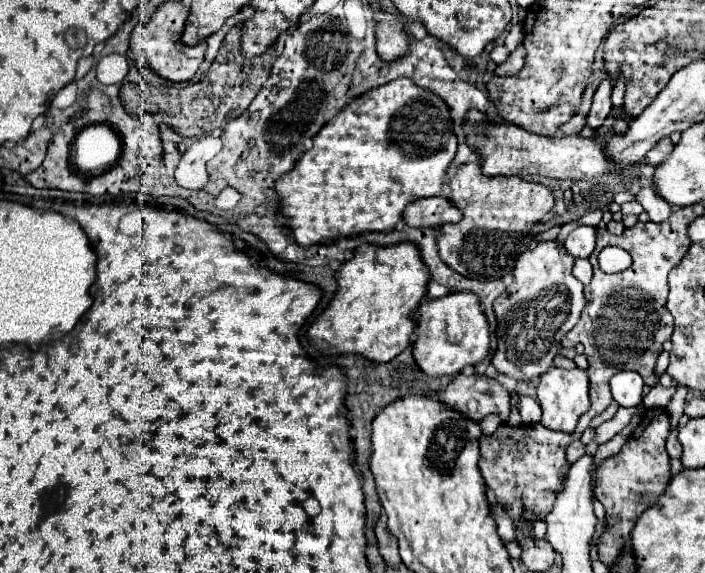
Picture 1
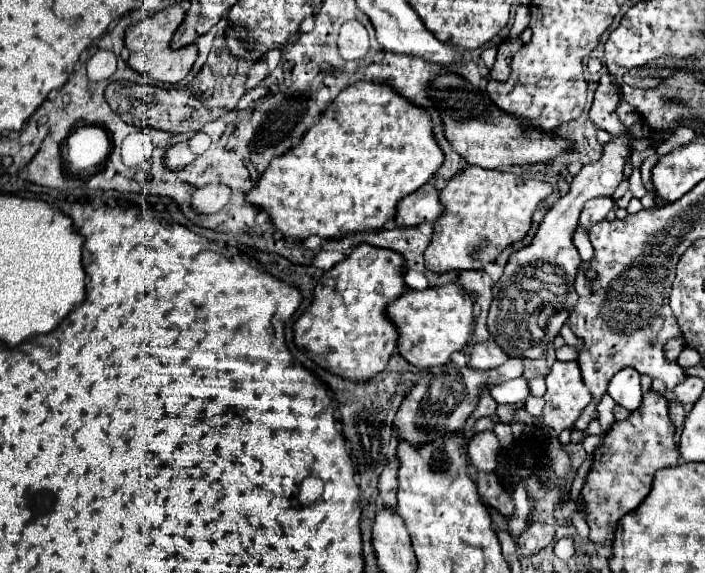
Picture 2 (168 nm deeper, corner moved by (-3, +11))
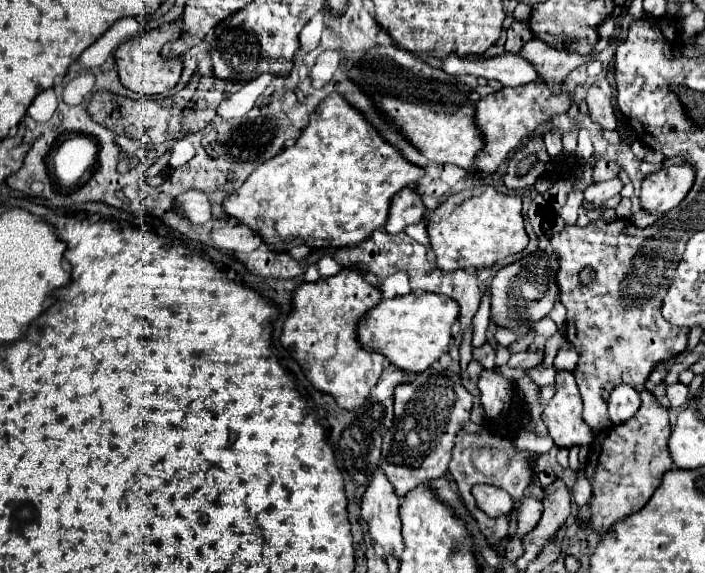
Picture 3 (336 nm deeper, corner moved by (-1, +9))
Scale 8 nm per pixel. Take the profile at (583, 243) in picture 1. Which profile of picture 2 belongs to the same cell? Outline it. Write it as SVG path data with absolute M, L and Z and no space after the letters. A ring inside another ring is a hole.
M595 197L593 201L587 201L585 207L581 209L579 223L589 229L589 225L595 225L597 221L605 219L607 213L615 207L615 201L611 197Z

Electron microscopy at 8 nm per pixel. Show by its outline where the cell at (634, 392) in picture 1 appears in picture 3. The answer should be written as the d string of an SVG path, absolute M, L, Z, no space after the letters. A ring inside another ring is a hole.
M615 385L611 395L609 395L609 419L613 425L619 425L627 419L631 419L637 411L639 411L639 405L641 405L641 399L639 399L639 391L631 385Z

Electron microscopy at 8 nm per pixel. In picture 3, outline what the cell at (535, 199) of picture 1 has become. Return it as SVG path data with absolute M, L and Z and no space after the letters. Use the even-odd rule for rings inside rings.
M483 183L473 189L463 189L447 197L429 215L429 239L435 251L435 265L441 271L457 271L467 267L489 267L495 261L519 253L527 247L527 233L523 229L521 195L497 191L493 185Z

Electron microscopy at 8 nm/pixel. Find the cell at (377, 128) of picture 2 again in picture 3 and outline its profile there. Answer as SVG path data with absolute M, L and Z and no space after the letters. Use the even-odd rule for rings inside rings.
M327 95L315 113L309 117L307 129L301 133L297 143L283 149L275 159L259 165L239 191L229 195L223 209L237 217L241 223L249 225L271 249L285 249L295 245L311 247L353 247L385 225L391 199L405 187L415 185L423 177L423 169L407 163L399 155L397 147L381 137L381 133L365 119L365 115L355 109L343 95Z

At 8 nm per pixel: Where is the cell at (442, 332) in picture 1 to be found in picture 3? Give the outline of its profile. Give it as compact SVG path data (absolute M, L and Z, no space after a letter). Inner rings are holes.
M409 293L393 299L383 299L377 307L367 311L357 327L357 337L363 347L385 355L393 365L403 371L421 373L429 369L453 339L451 327L459 319L459 303L447 299L447 295L435 293Z

